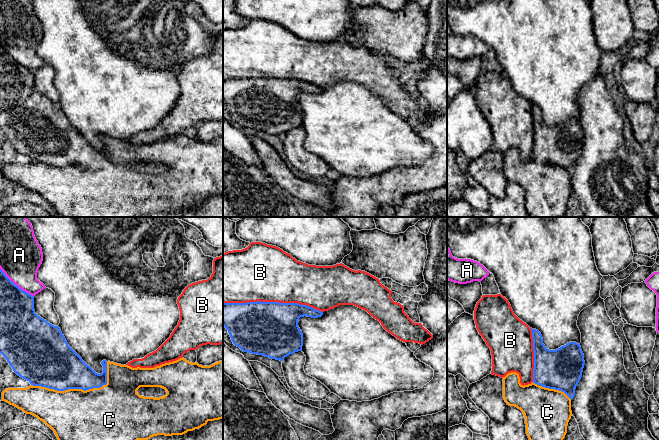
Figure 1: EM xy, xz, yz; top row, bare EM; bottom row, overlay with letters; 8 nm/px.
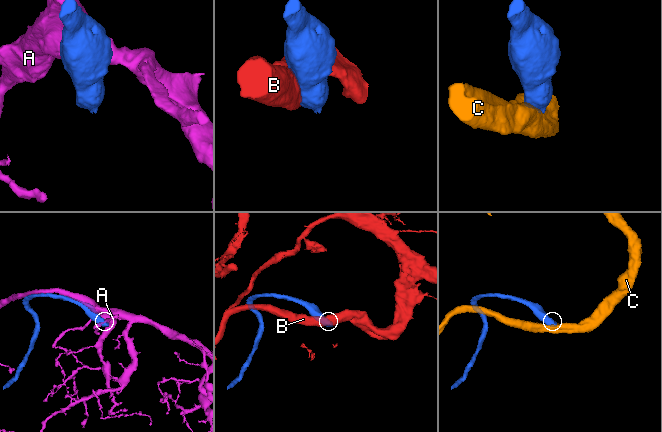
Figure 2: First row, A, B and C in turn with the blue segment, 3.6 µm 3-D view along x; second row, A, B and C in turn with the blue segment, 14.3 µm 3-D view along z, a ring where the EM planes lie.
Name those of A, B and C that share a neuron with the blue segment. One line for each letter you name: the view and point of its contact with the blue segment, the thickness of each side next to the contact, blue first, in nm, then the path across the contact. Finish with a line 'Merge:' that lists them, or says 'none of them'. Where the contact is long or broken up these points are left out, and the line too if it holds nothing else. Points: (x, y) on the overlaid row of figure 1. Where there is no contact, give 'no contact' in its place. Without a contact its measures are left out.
C: xy (79, 388) | 380/420 nm
Merge: C

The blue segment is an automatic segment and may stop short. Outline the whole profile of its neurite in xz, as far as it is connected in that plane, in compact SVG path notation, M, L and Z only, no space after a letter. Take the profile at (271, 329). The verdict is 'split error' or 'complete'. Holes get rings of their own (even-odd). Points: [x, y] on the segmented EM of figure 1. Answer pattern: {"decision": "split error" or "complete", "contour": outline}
{"decision": "complete", "contour": "M223 303L223 326L228 330L233 344L243 352L280 361L290 354L302 351L303 334L298 326L299 318L318 318L322 315L323 312L298 303Z"}

